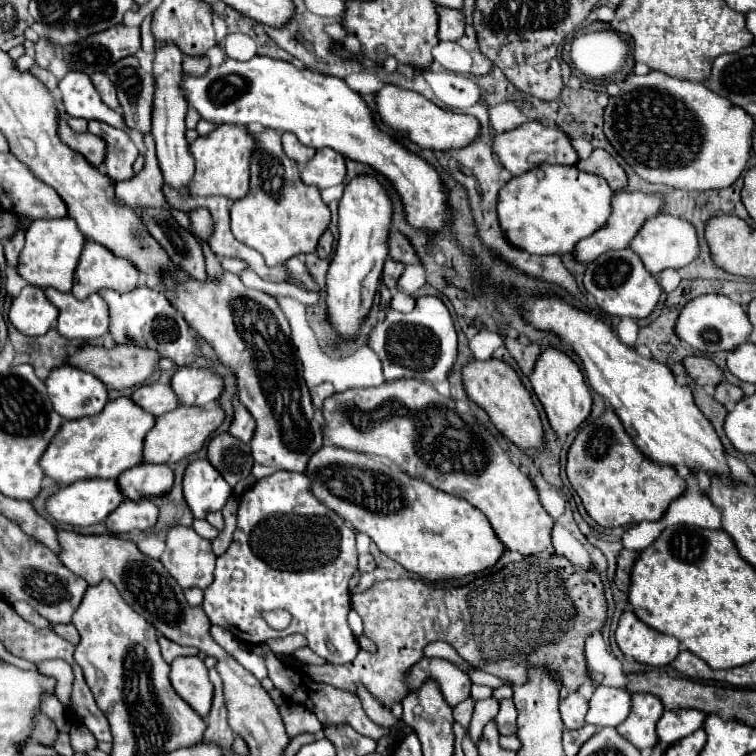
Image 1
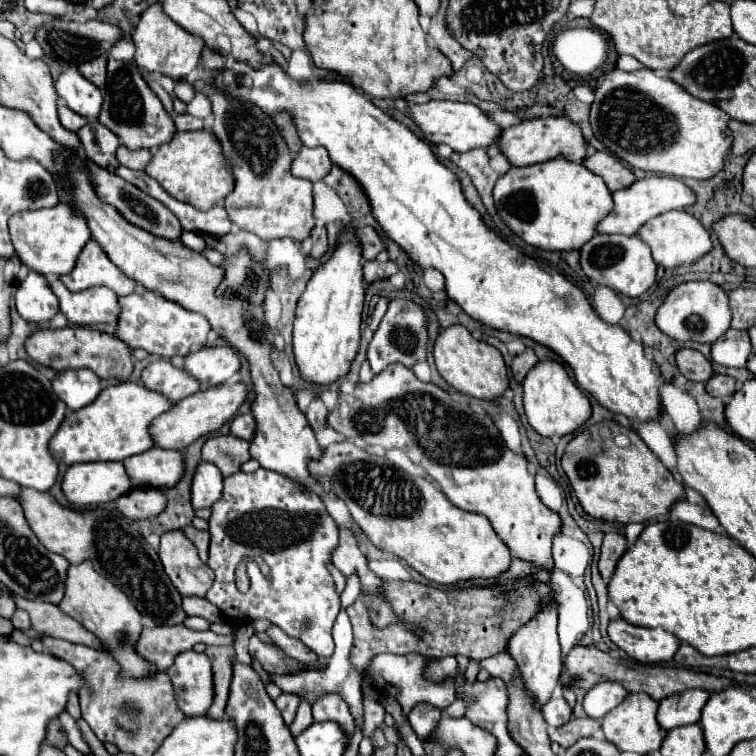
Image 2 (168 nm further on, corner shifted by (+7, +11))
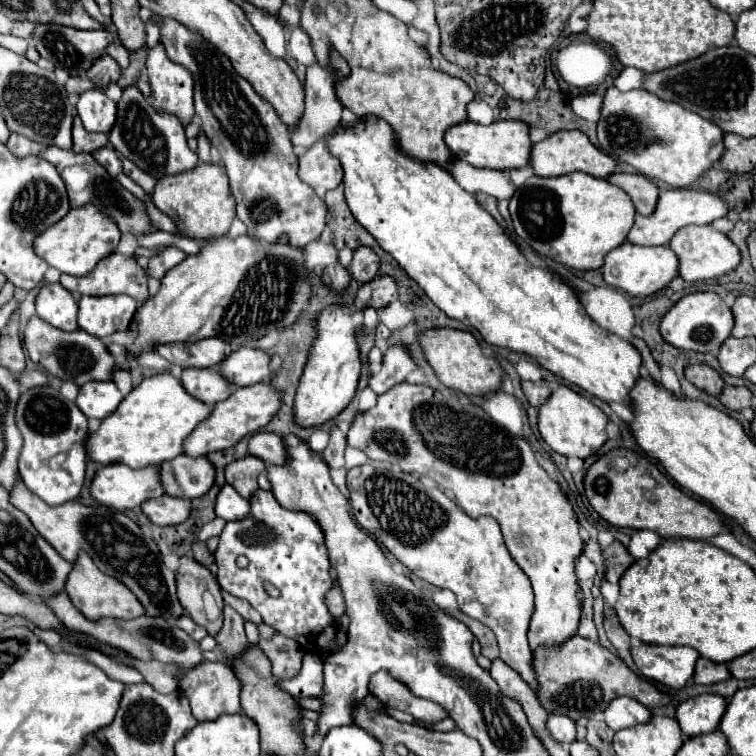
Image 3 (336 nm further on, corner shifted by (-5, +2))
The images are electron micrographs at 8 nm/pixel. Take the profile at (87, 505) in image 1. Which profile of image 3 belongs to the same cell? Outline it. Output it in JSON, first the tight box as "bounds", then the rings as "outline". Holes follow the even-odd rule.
{"bounds":[90,463,164,511],"outline":[[[122,463],[100,467],[92,481],[90,491],[98,503],[118,511],[136,509],[144,501],[164,495],[158,465],[130,469],[128,465]]]}

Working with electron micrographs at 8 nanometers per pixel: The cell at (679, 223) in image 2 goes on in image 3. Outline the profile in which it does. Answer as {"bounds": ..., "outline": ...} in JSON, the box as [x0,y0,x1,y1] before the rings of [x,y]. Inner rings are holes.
{"bounds":[670,227,740,281],"outline":[[[684,227],[680,229],[680,233],[676,233],[676,237],[670,241],[672,251],[678,255],[680,261],[680,277],[684,281],[704,281],[704,279],[714,279],[720,275],[726,275],[730,271],[734,271],[740,265],[740,251],[738,247],[722,233],[718,233],[716,229],[708,227]]]}

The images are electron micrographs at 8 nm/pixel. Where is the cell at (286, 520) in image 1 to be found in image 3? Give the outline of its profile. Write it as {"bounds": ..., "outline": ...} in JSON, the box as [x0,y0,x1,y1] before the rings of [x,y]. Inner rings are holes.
{"bounds":[216,491,334,653],"outline":[[[256,491],[250,501],[250,517],[244,521],[226,523],[216,549],[218,583],[220,587],[240,599],[246,599],[268,627],[300,641],[306,651],[334,653],[332,617],[324,605],[324,595],[332,587],[328,551],[324,551],[324,533],[308,513],[288,513],[280,509],[270,491]],[[236,557],[248,557],[250,565],[240,569]],[[264,581],[280,589],[280,597],[272,599],[264,591]]]}

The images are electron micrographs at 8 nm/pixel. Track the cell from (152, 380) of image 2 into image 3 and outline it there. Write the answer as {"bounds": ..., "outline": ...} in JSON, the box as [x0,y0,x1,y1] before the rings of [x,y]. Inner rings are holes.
{"bounds":[180,369,232,407],"outline":[[[184,369],[180,381],[192,397],[210,407],[232,395],[232,385],[220,375],[218,369]]]}

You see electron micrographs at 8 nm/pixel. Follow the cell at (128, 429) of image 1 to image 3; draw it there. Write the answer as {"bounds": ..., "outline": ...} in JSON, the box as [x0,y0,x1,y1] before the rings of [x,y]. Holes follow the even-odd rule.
{"bounds":[88,373,212,469],"outline":[[[158,373],[134,387],[120,407],[102,421],[100,429],[88,435],[88,455],[100,465],[124,463],[132,469],[160,465],[184,453],[184,439],[198,423],[208,419],[210,413],[212,407],[190,397],[178,377],[172,373]]]}

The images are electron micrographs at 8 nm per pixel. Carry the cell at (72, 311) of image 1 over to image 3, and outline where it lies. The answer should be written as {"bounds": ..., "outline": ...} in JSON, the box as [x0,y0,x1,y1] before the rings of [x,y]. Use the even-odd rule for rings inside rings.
{"bounds":[78,295,136,339],"outline":[[[128,295],[80,297],[78,327],[98,339],[124,331],[136,313],[136,301]]]}

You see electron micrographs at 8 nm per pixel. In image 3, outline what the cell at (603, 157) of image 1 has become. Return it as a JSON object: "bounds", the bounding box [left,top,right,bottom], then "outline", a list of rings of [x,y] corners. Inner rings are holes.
{"bounds":[610,173,658,217],"outline":[[[614,173],[610,177],[610,183],[616,185],[616,187],[620,187],[620,189],[624,189],[632,197],[632,201],[636,205],[636,211],[640,215],[648,217],[648,215],[654,213],[656,203],[658,203],[658,199],[656,199],[658,189],[656,189],[656,185],[650,179],[646,179],[644,175]]]}

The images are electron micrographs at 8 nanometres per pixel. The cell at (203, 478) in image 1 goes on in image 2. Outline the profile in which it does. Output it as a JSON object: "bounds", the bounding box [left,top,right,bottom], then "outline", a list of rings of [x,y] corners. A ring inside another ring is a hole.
{"bounds":[192,462,222,508],"outline":[[[200,462],[192,478],[192,506],[206,508],[212,506],[222,496],[222,474],[210,462]]]}

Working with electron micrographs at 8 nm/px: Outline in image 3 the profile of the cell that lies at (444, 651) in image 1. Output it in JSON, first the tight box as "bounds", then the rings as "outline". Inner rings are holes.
{"bounds":[346,463,536,691],"outline":[[[382,463],[350,469],[346,483],[350,491],[350,503],[354,507],[354,515],[358,523],[366,531],[370,531],[380,545],[384,545],[392,555],[396,555],[396,559],[402,561],[420,579],[428,581],[434,587],[450,589],[458,599],[460,611],[488,625],[494,631],[496,639],[500,639],[500,659],[512,669],[516,669],[524,677],[524,681],[536,691],[536,677],[530,663],[532,651],[526,639],[528,623],[532,617],[534,593],[532,593],[528,577],[510,557],[496,519],[492,517],[470,519],[438,487],[426,487],[420,479],[408,473],[402,473],[400,469],[388,469]]]}

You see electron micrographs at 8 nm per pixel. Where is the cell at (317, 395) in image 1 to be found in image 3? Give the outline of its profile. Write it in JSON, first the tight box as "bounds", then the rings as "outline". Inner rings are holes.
{"bounds":[324,427,346,469],"outline":[[[334,427],[332,433],[330,433],[330,443],[324,451],[324,463],[330,467],[330,469],[340,469],[344,467],[344,449],[346,449],[346,435]]]}

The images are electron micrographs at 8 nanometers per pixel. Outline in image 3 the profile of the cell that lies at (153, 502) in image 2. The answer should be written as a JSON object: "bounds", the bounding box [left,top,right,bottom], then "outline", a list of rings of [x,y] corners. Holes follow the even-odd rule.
{"bounds":[142,495,192,525],"outline":[[[164,495],[158,499],[144,501],[142,511],[156,525],[178,525],[178,523],[184,523],[188,519],[188,515],[192,511],[192,503],[188,499]]]}

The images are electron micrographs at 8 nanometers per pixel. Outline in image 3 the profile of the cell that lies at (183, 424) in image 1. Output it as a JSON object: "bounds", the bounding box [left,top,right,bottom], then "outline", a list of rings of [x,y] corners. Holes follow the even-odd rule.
{"bounds":[184,383,282,457],"outline":[[[256,383],[250,387],[238,387],[232,393],[232,397],[216,403],[212,409],[212,415],[190,433],[190,437],[184,443],[186,455],[204,457],[212,451],[222,451],[222,449],[236,445],[242,437],[264,429],[270,423],[270,419],[280,411],[280,405],[282,405],[282,393],[276,387],[272,387],[270,383]]]}

